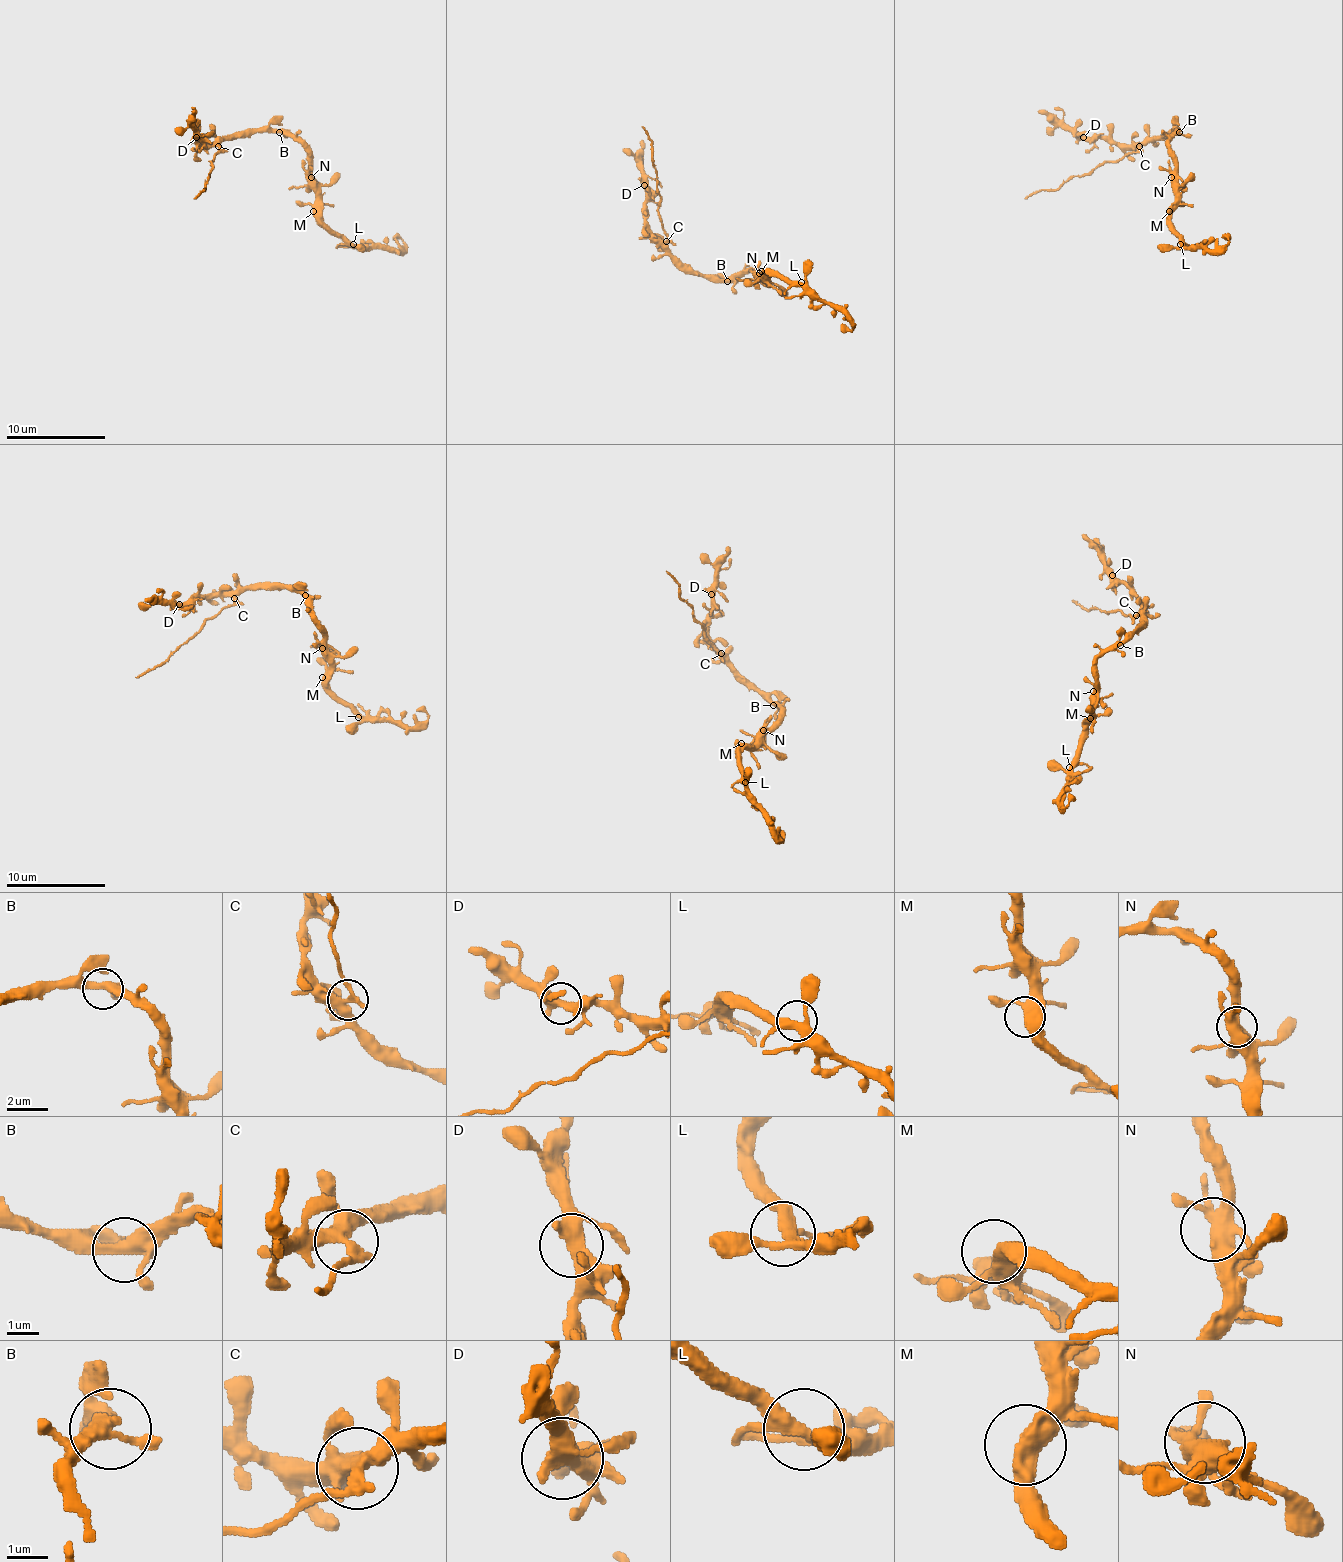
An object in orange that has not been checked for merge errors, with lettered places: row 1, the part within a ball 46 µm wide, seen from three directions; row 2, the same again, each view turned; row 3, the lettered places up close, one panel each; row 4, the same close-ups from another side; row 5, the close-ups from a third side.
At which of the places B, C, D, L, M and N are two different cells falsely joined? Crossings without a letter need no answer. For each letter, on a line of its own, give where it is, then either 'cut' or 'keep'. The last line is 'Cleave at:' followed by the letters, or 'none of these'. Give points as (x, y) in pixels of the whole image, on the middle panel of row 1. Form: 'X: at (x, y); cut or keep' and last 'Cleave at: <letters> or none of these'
B: at (727, 281); keep
C: at (666, 241); cut
D: at (644, 185); keep
L: at (801, 282); keep
M: at (761, 271); keep
N: at (759, 273); keep
Cleave at: C

